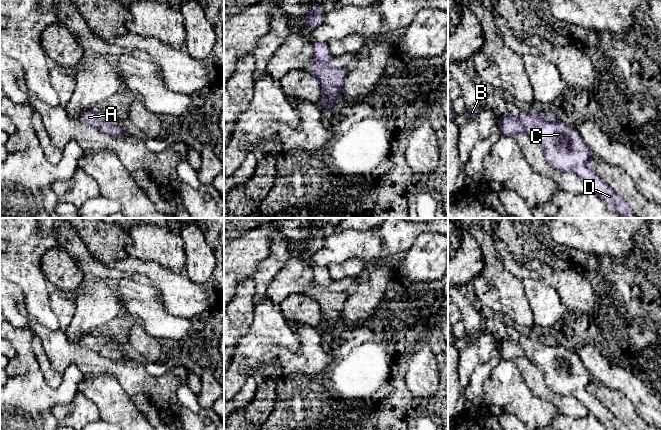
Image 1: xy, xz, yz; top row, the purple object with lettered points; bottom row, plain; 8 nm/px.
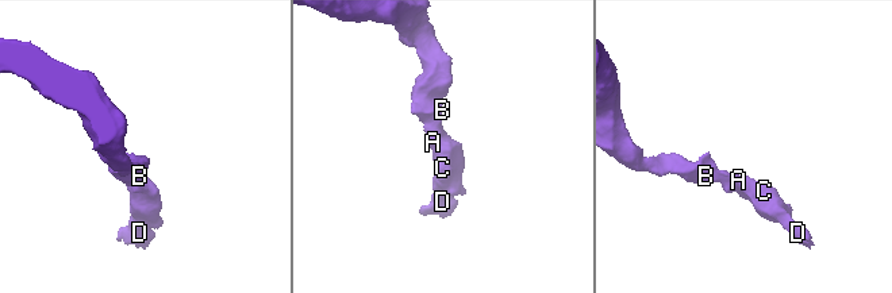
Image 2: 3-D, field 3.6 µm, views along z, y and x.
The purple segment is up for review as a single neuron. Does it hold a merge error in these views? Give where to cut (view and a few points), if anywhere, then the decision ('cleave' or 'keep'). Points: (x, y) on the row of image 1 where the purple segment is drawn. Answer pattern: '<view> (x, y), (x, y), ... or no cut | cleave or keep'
no cut | keep

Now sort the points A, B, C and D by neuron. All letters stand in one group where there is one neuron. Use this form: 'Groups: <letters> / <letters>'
Groups: A B C D

